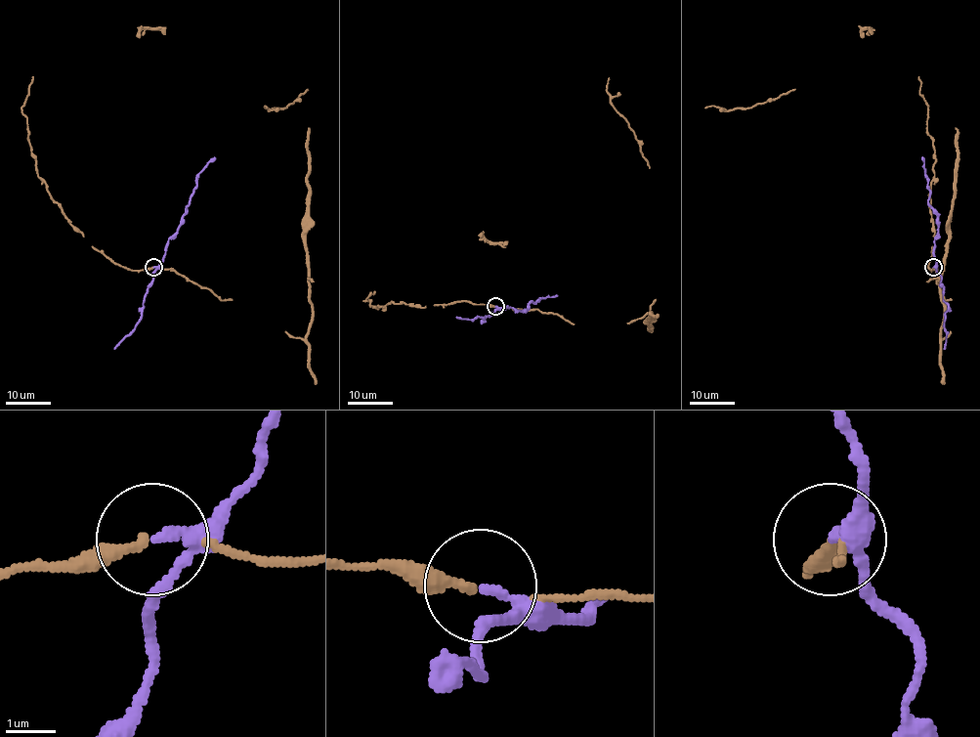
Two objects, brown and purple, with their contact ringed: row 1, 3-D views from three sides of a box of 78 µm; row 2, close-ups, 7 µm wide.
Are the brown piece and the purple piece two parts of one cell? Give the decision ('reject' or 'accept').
reject

